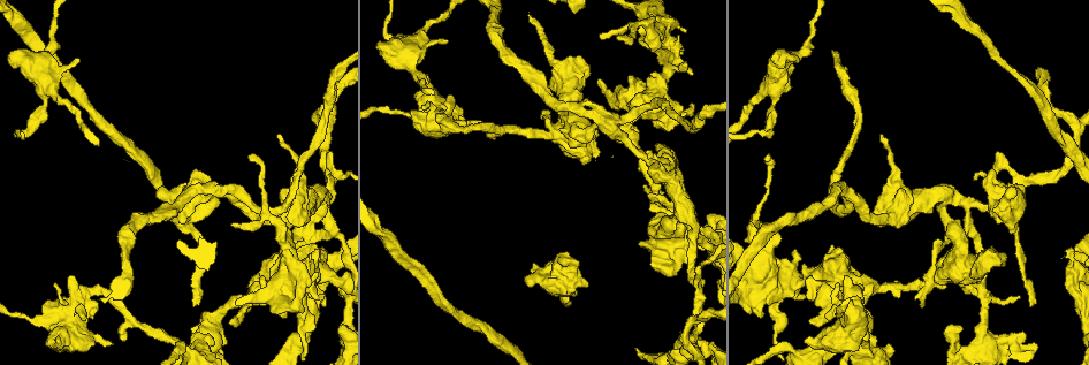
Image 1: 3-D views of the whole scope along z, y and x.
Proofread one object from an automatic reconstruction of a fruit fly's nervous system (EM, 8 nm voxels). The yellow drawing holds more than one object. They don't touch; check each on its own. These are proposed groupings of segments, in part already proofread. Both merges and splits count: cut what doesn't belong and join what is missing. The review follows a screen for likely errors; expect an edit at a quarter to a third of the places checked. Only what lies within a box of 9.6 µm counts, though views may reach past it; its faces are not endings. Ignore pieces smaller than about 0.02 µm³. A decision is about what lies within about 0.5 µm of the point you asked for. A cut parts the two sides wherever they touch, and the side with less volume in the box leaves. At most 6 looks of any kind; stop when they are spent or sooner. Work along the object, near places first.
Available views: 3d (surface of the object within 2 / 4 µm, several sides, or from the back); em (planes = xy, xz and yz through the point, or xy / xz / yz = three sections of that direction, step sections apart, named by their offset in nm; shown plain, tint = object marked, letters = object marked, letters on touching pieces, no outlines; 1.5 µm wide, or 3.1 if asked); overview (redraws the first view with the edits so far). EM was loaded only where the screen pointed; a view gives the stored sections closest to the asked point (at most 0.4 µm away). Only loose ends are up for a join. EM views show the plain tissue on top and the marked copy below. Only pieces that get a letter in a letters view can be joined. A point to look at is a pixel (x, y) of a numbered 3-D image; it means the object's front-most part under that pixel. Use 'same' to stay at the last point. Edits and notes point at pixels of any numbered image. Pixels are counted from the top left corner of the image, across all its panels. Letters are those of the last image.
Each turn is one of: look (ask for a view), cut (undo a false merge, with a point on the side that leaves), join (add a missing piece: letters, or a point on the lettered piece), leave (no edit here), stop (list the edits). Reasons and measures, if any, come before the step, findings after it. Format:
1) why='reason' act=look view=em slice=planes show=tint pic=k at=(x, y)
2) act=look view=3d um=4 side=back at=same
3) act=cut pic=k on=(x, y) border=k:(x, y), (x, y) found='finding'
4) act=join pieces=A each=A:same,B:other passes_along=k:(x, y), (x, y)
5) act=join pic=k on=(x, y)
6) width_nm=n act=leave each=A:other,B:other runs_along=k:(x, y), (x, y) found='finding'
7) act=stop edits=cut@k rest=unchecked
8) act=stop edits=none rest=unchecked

why='an open end' act=look view=em slice=planes show=tint pic=1 at=(1031, 306)

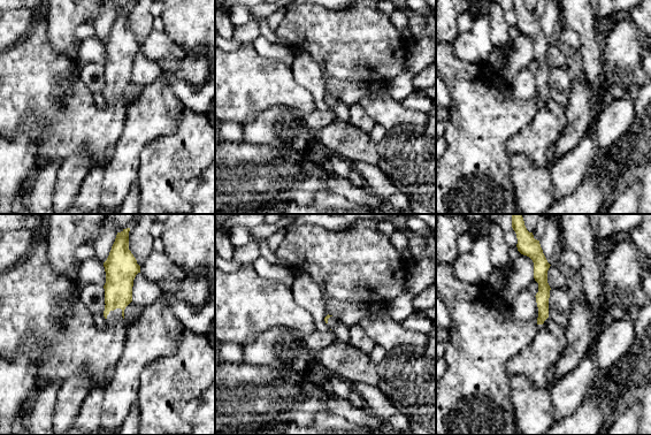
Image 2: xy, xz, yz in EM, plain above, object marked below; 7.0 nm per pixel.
why='what lies round it' act=look view=em slice=planes show=letters at=same

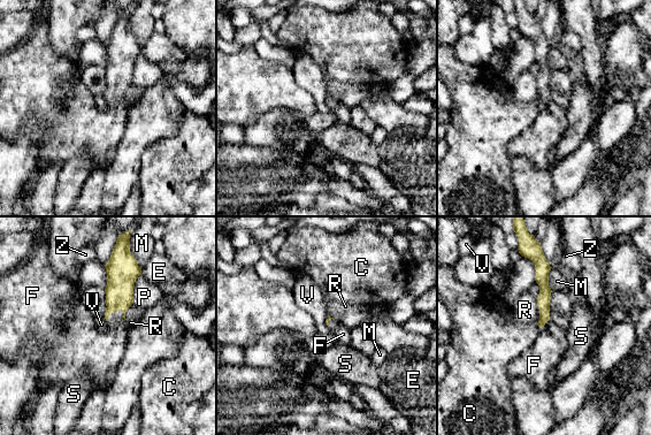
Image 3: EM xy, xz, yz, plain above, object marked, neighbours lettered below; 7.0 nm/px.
act=join pieces=F each=C:other,E:other,F:same,M:other,P:other,R:other,S:other,V:other,Z:other found='it goes on there'

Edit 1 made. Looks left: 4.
act=look view=overview

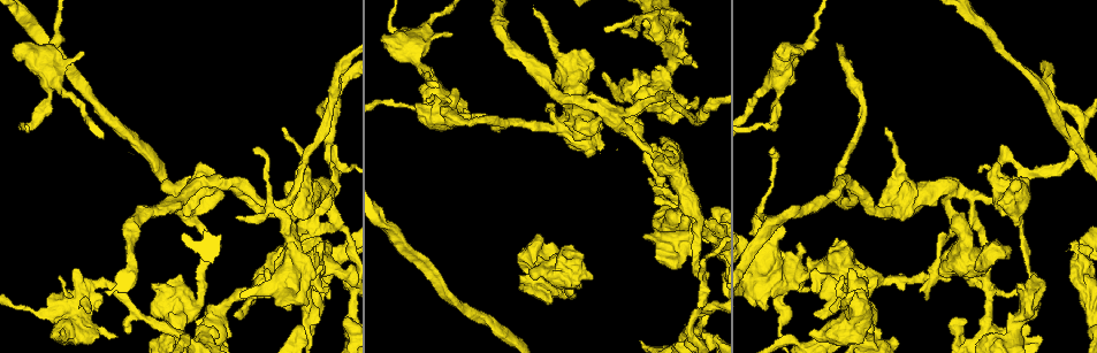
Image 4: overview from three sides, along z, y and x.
act=look view=em slice=xz step=8 show=letters pic=4 at=(1070, 244)

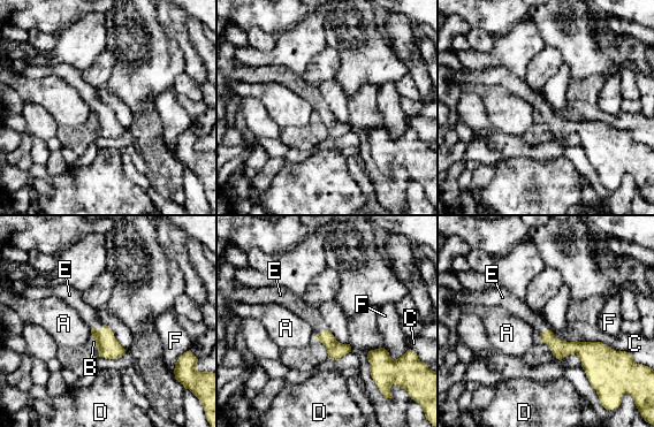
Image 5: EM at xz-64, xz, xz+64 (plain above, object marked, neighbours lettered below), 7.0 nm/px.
act=join pieces=E each=A:other,B:other,C:other,D:other,E:same,F:other passes_along=5:(108, 348), (98, 329), (86, 312) found='the neuron continues'

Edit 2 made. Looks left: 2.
act=stop edits=join@3,join@5 rest=unchecked

